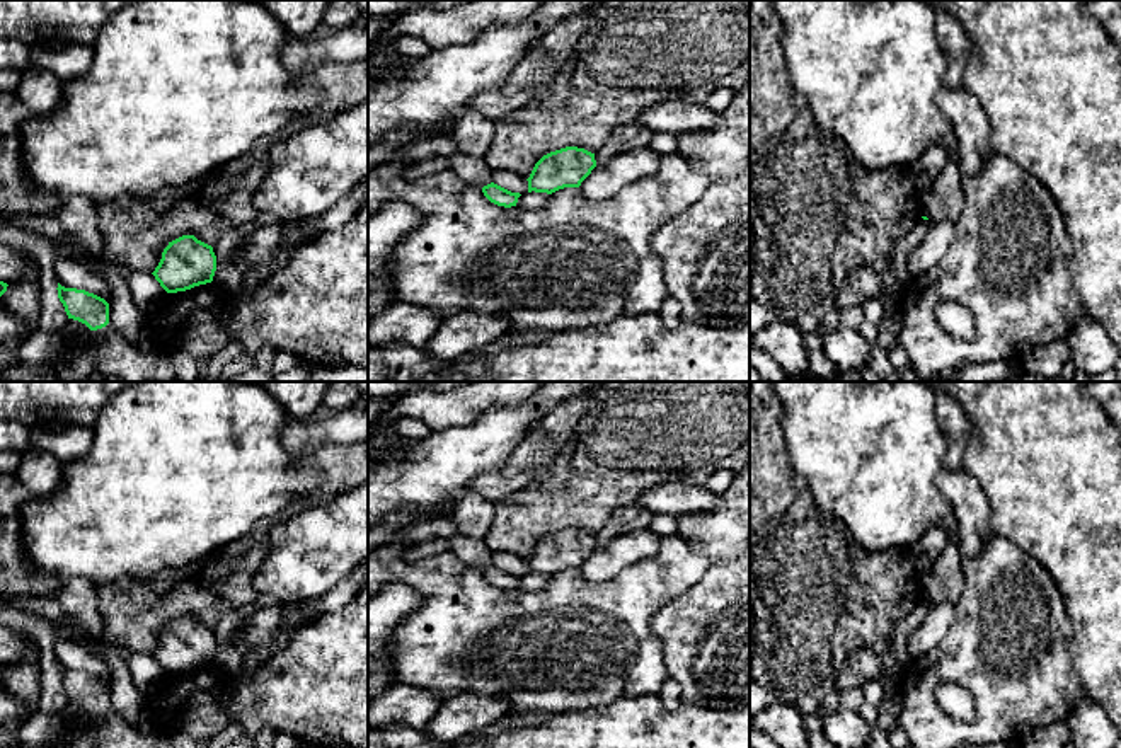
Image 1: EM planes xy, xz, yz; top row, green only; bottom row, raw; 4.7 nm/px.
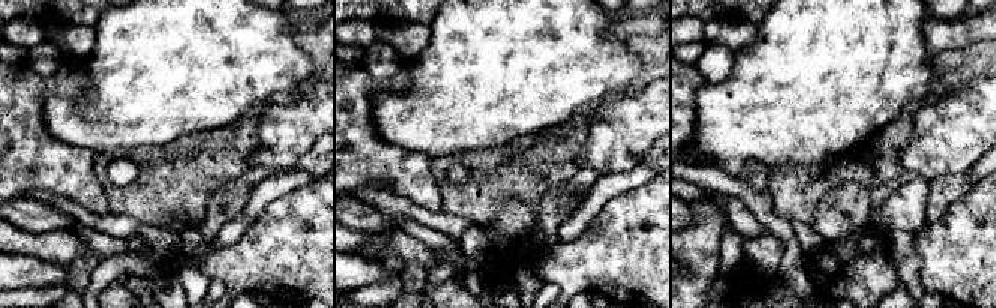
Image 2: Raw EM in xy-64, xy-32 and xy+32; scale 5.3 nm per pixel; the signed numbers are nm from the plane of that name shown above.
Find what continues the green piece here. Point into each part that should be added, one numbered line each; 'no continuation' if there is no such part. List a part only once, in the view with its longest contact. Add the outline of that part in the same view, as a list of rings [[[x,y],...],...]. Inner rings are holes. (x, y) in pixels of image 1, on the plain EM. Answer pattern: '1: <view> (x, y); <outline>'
no continuation

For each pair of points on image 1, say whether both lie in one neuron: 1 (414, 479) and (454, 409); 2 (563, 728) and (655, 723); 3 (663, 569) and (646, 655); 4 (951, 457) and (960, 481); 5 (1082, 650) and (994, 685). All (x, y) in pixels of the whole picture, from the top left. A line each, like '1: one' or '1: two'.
1: two
2: one
3: one
4: two
5: two

